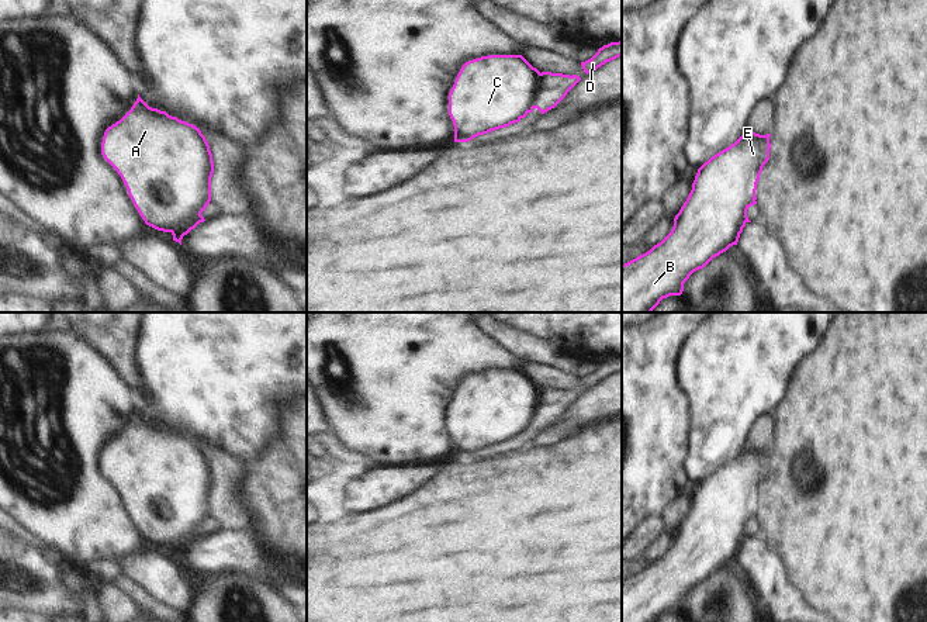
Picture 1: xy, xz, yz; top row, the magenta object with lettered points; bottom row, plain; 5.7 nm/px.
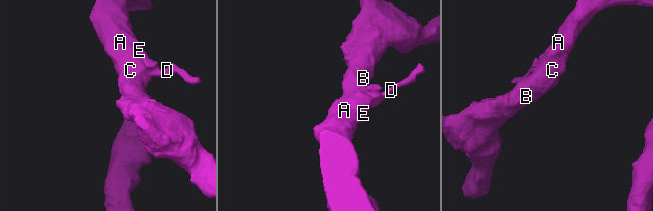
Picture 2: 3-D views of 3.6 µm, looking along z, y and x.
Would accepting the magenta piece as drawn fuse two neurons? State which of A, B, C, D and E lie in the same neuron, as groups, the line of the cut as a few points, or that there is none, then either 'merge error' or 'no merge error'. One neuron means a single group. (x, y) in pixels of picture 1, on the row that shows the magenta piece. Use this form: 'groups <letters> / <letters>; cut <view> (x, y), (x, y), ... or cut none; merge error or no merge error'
groups A B C E / D; cut xz (542, 73), (533, 104), (512, 123); merge error

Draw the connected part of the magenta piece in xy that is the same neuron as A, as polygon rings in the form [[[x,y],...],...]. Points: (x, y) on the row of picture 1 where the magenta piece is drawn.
[[[138,94],[131,110],[106,129],[101,155],[121,176],[145,224],[170,232],[181,245],[183,236],[200,224],[197,215],[203,205],[211,200],[214,162],[200,128],[149,107]]]

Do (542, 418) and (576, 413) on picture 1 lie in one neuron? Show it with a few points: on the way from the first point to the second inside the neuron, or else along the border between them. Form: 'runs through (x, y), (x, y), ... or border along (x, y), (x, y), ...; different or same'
border along (581, 394), (536, 436); different

